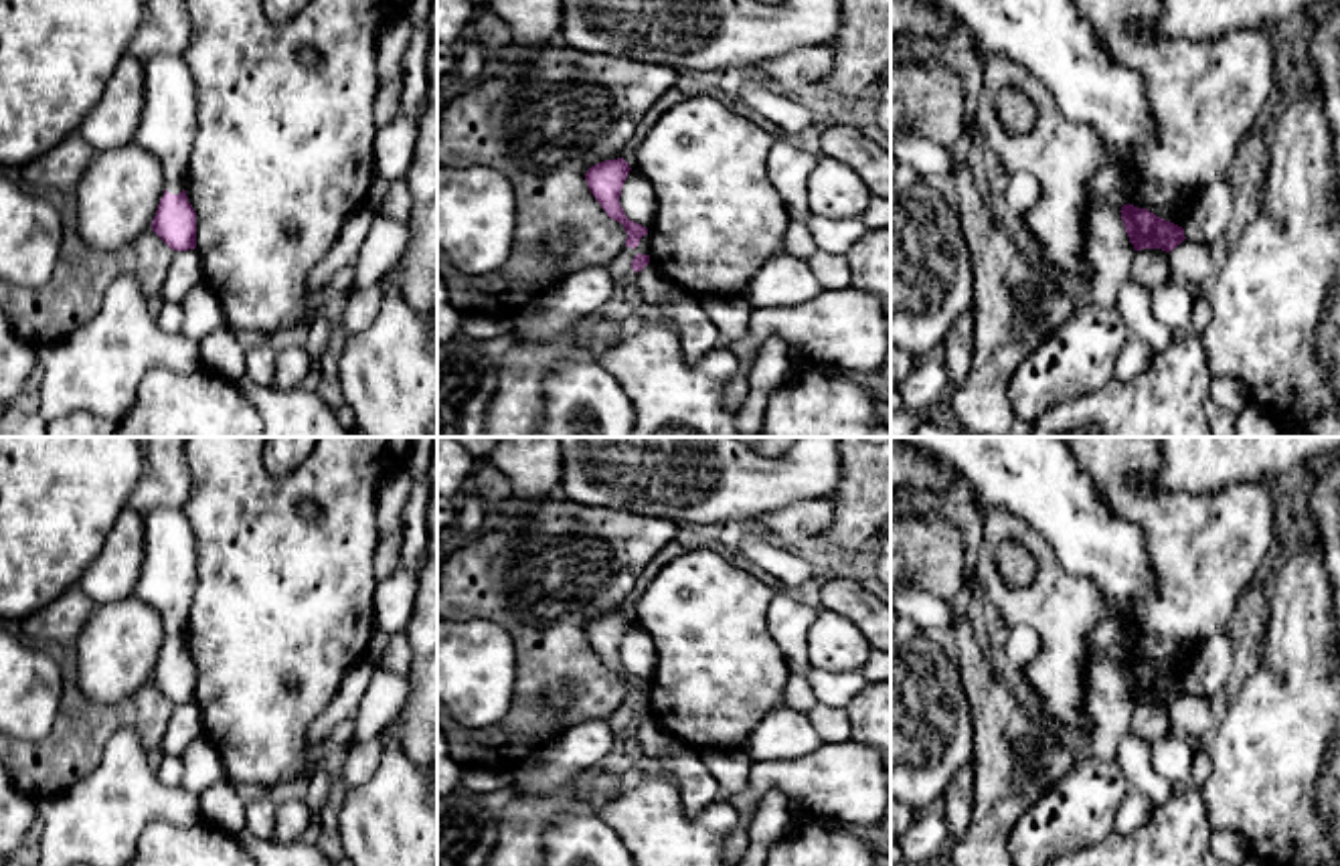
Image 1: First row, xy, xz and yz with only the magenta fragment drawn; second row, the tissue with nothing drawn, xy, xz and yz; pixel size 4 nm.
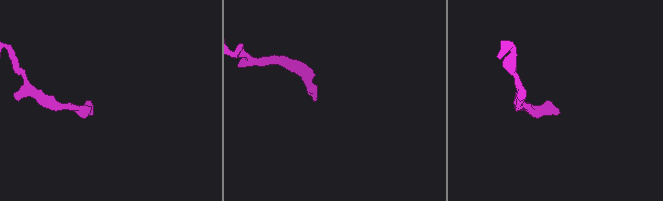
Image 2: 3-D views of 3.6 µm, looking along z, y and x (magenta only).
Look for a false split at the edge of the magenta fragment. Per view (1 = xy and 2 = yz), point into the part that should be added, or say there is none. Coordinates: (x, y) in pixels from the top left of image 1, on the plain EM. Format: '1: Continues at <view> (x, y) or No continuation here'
1: No continuation here
2: No continuation here

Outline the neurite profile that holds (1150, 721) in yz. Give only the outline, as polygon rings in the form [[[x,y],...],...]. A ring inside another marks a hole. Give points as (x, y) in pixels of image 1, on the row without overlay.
[[[1162,702],[1136,704],[1127,734],[1140,737],[1150,747],[1170,732],[1170,710]]]

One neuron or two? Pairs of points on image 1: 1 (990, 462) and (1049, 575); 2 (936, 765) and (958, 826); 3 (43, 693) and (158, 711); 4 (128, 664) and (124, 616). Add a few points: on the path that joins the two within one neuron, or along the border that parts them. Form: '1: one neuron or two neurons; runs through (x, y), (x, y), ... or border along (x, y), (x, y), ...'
1: two neurons; border along (986, 502), (1023, 518), (1049, 545), (1053, 555)
2: two neurons; border along (968, 761), (942, 796)
3: two neurons; border along (47, 650), (61, 674), (61, 703), (43, 739)
4: one neuron; runs through (124, 652), (124, 628)

